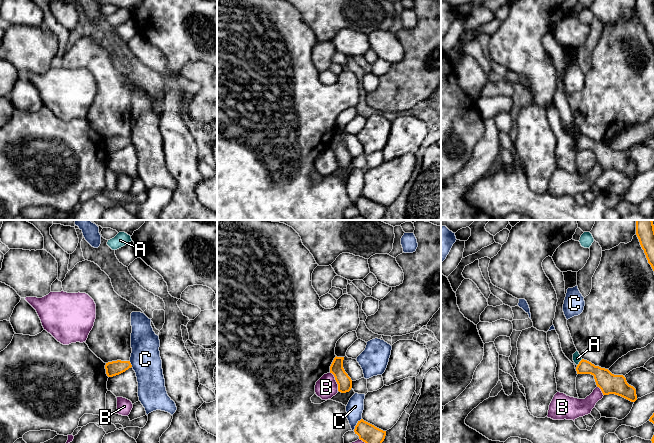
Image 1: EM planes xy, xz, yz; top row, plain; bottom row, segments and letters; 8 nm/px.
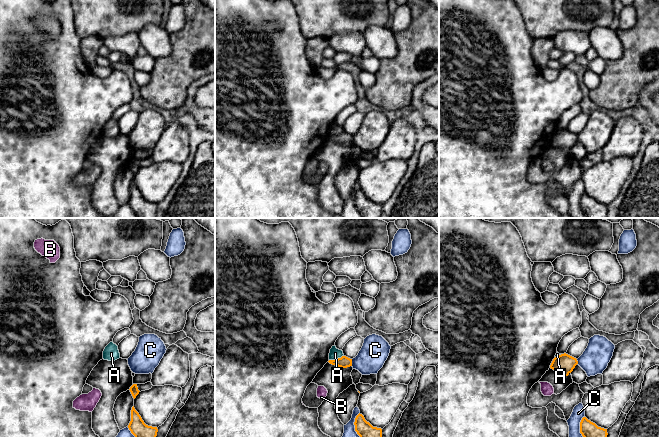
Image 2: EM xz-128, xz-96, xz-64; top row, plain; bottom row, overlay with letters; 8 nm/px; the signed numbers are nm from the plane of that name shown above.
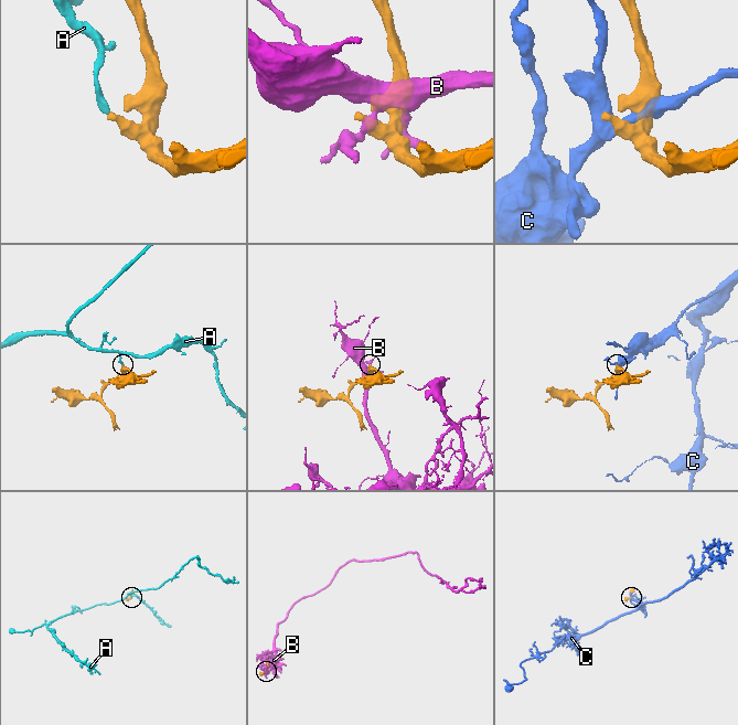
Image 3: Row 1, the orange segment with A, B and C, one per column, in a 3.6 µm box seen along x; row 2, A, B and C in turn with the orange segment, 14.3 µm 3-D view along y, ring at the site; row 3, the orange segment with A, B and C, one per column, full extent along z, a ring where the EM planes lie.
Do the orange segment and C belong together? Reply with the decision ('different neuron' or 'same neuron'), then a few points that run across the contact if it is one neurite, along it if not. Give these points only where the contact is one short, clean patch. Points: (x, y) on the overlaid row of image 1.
different neuron

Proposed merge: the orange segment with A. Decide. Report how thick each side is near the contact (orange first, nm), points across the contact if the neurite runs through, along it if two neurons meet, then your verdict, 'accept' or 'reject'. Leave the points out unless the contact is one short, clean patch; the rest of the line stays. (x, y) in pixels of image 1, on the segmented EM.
calibres 150 and 70 nm; border yz (582, 359), (577, 365); reject

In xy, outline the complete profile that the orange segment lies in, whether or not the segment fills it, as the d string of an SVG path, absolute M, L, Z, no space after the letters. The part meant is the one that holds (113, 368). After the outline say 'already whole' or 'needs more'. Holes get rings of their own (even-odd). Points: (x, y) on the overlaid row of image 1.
M121 360L108 362L105 365L106 374L108 377L119 375L131 367L132 365L130 361L121 361Z; already whole

